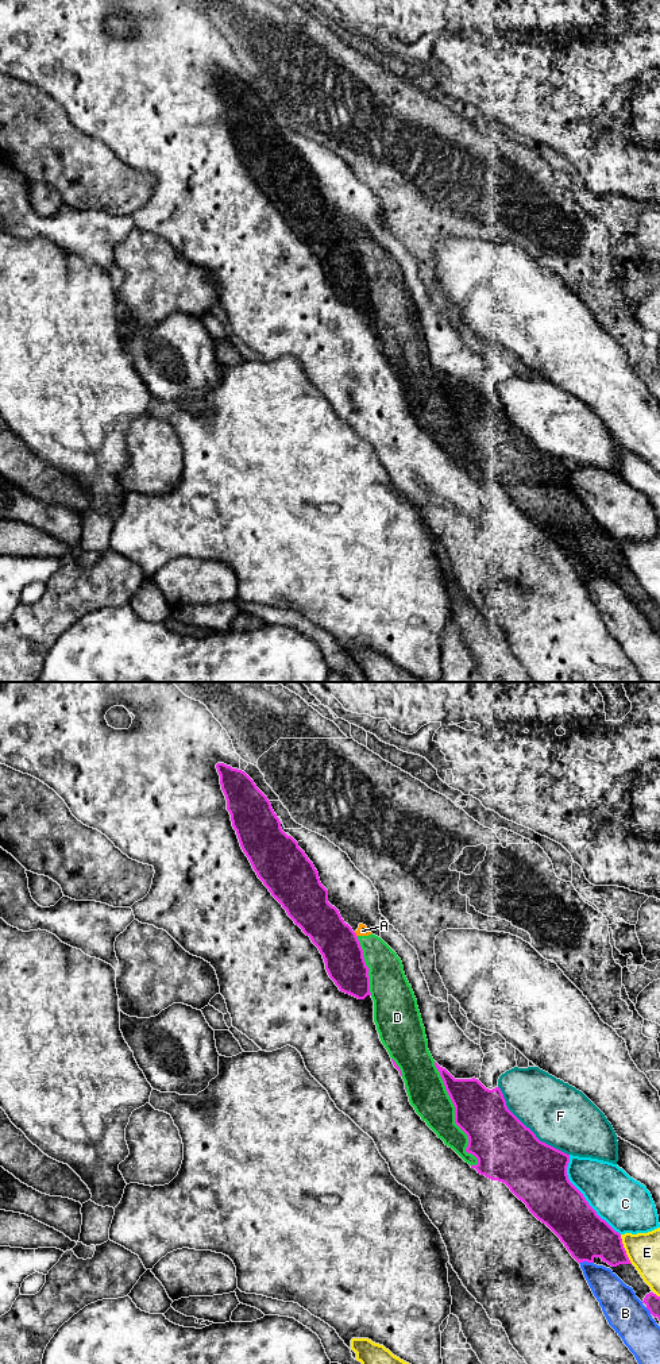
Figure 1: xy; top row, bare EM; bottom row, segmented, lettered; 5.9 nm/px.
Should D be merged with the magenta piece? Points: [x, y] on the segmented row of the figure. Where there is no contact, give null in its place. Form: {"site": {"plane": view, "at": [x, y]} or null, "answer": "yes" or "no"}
{"site": {"plane": "xy", "at": [455, 1116]}, "answer": "no"}

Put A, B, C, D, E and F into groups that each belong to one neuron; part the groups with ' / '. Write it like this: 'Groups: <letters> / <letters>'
Groups: A D / B / C / E / F

